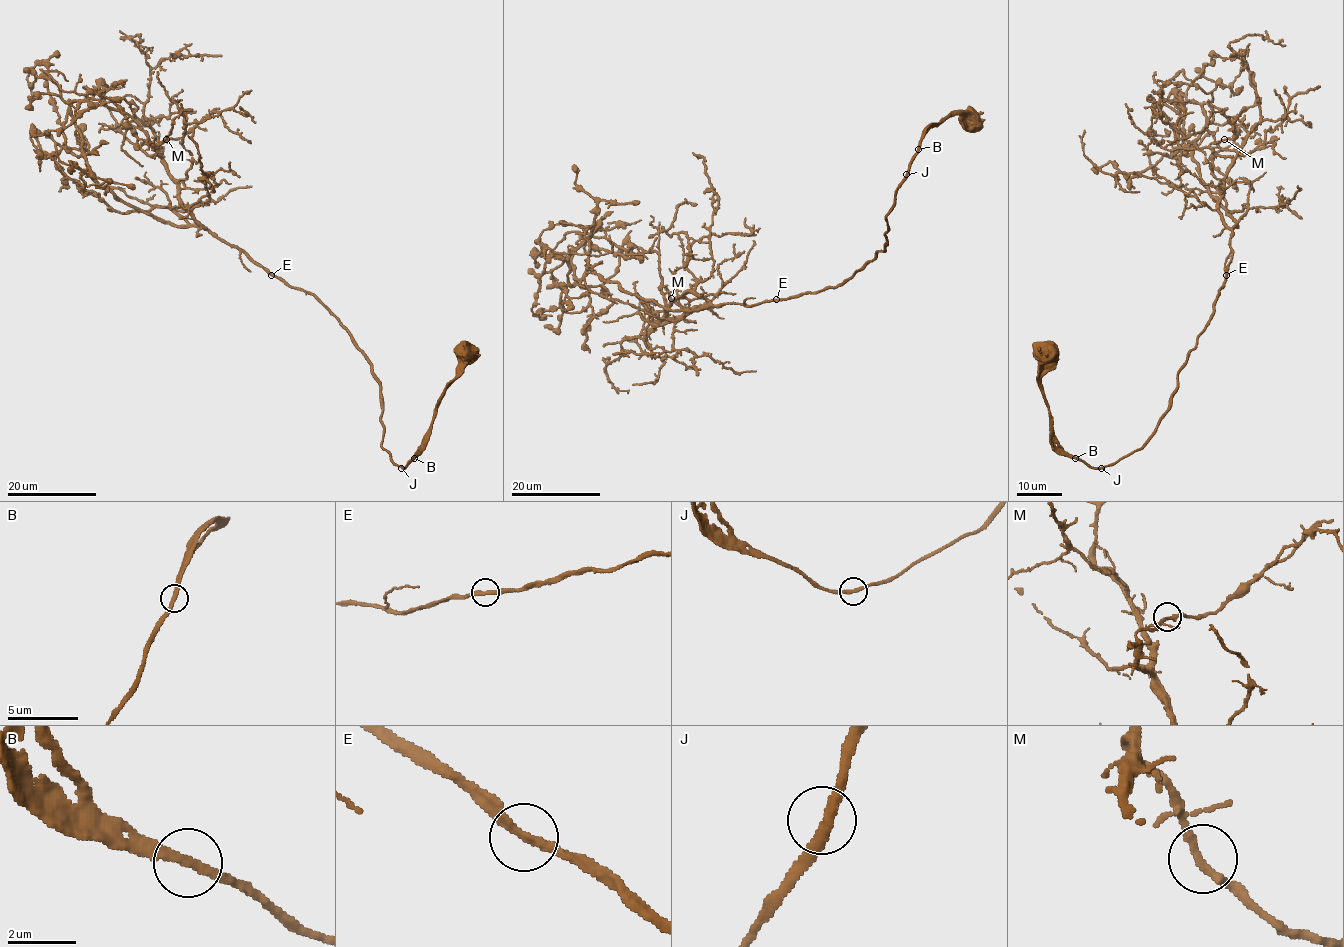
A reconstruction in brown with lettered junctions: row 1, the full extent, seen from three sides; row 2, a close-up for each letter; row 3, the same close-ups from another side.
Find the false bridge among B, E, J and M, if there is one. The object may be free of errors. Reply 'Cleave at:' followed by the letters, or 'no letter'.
Cleave at: no letter

